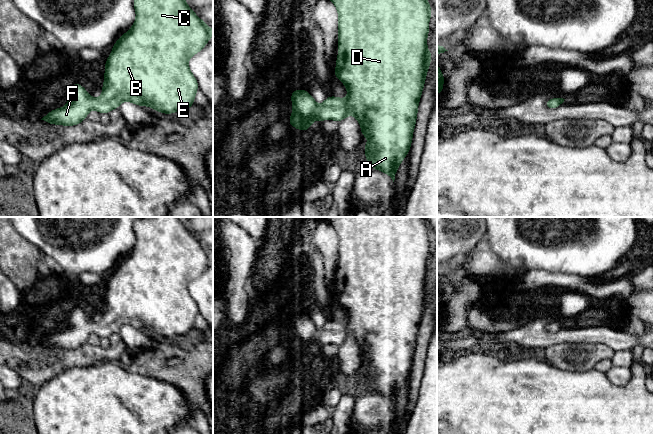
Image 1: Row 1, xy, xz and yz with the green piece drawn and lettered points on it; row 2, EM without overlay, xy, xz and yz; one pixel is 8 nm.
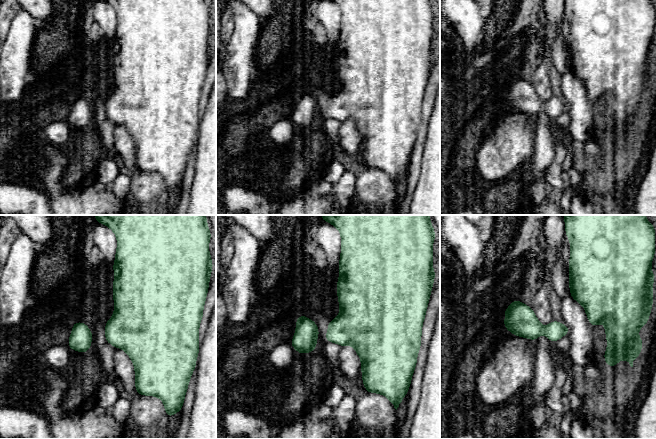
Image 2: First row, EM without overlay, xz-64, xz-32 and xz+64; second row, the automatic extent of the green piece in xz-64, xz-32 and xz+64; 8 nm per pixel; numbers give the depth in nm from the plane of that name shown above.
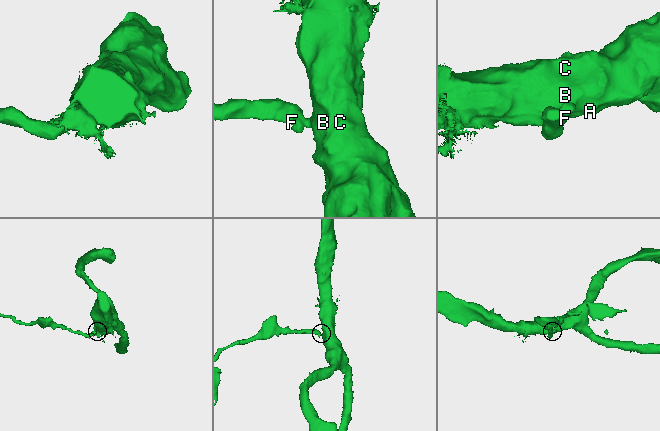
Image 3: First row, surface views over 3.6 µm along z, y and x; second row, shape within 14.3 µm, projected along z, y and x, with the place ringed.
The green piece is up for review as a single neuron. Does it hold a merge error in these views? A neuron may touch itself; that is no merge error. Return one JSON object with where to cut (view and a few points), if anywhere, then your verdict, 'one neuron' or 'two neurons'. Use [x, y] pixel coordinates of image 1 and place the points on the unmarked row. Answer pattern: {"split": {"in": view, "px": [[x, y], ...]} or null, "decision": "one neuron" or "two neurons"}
{"split": null, "decision": "one neuron"}

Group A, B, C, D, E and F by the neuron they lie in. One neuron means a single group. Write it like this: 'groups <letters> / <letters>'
groups A B C D E F

